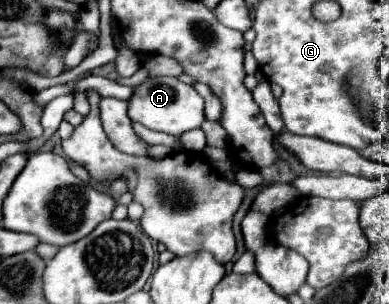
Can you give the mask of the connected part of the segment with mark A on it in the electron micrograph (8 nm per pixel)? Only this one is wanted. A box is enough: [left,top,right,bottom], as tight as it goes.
[129,78,203,136]

